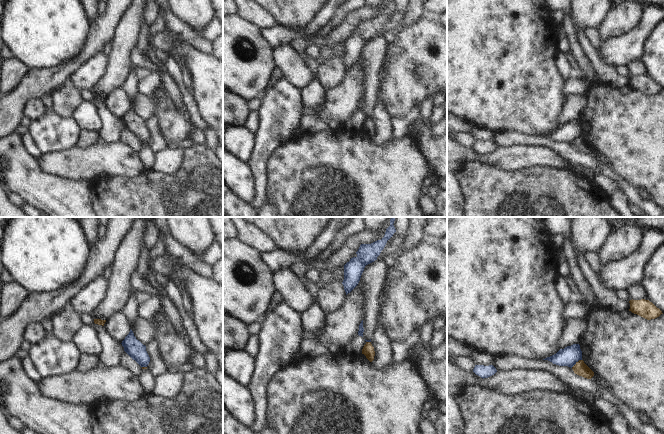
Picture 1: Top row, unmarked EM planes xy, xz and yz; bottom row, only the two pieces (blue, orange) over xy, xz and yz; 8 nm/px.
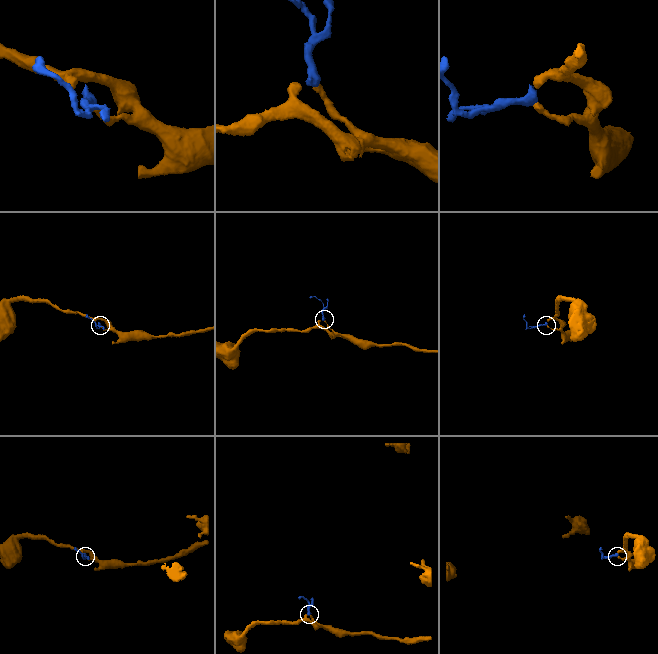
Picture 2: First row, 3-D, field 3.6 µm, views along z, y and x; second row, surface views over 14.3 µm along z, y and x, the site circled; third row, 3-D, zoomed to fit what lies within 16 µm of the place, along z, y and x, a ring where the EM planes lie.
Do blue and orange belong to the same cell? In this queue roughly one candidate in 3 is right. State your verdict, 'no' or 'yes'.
no

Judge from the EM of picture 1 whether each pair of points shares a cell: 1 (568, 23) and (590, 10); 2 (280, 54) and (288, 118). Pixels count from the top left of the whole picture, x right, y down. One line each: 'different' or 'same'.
1: different
2: different

